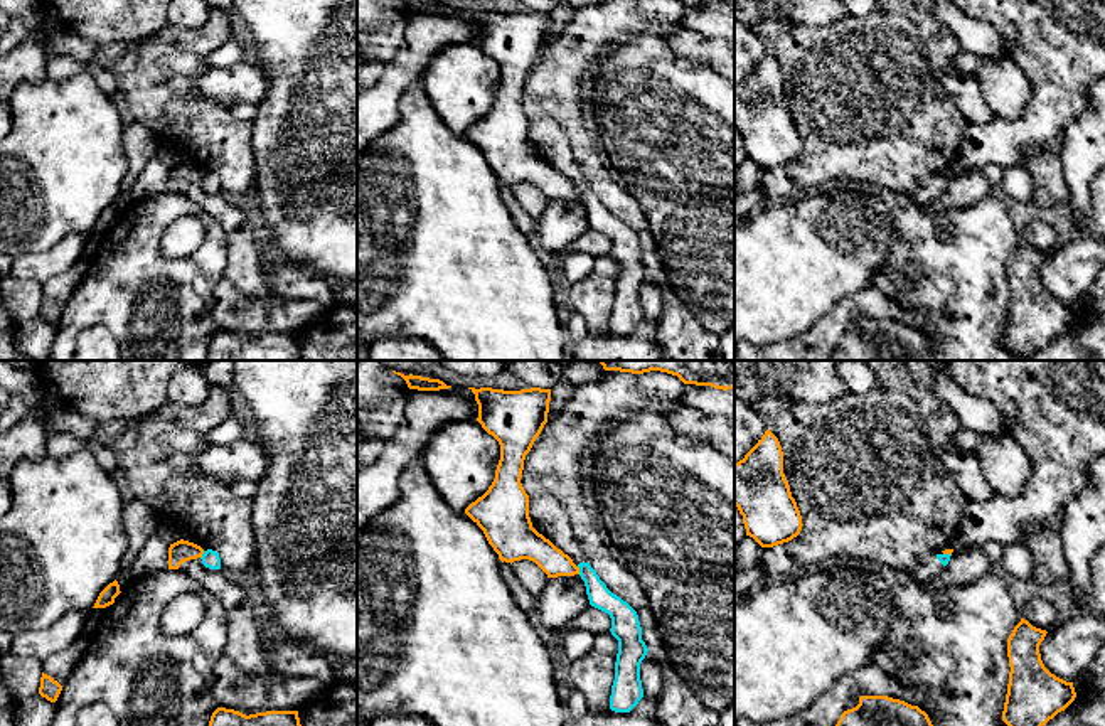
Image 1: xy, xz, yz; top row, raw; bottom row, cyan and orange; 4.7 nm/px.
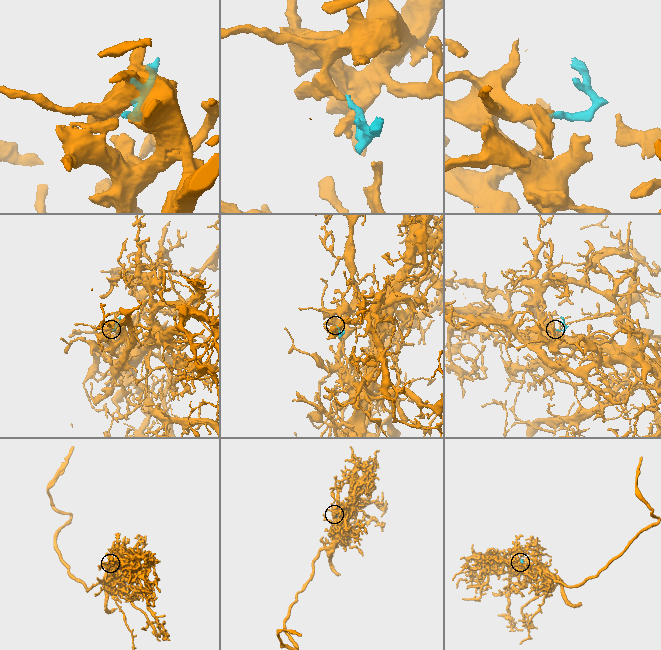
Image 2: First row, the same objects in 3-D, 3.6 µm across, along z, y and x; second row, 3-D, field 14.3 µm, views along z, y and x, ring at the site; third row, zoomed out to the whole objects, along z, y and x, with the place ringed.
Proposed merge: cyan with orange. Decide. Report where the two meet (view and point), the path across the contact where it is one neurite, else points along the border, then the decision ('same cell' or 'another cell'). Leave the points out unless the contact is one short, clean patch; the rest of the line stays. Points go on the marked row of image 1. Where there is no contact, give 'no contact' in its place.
meets cyan in xz at (580, 570); border along xz (576, 566), (580, 573); another cell

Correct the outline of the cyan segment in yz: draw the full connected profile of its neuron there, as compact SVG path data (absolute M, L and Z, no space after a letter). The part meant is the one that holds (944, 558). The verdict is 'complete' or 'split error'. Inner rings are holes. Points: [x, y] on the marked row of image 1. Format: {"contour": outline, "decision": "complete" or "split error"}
{"contour": "M928 553L920 558L916 571L908 571L911 576L928 583L935 579L948 564L952 554Z", "decision": "split error"}

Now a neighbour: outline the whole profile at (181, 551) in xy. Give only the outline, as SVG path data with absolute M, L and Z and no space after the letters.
M177 541L168 547L168 569L179 569L182 563L202 558L204 549L189 541Z

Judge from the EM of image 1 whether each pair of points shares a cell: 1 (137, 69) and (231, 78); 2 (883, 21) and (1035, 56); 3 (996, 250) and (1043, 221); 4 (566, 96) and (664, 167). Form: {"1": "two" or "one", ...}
{"1": "two", "2": "two", "3": "two", "4": "two"}

